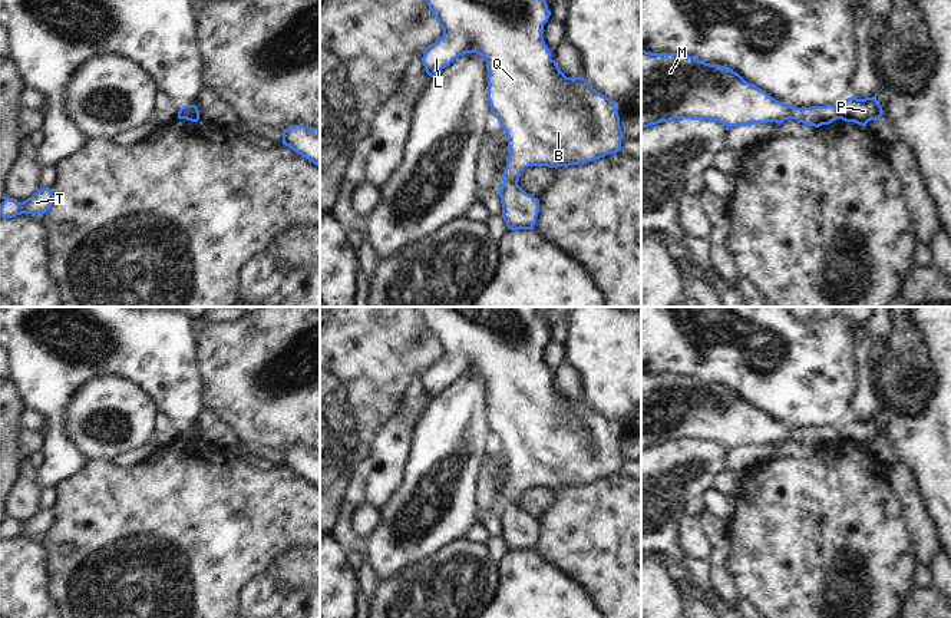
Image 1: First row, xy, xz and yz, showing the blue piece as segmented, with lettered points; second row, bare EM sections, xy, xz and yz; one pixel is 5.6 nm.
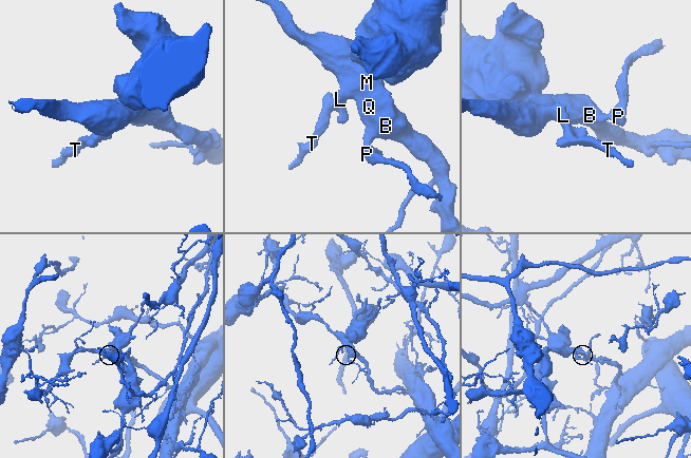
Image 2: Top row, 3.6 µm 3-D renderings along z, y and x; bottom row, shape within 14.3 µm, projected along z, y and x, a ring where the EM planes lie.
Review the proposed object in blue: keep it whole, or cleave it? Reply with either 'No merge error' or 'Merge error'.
Merge error.

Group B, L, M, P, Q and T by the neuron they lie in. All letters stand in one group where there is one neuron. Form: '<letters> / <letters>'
B L M Q T / P

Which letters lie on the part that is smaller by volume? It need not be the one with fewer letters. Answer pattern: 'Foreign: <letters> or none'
Foreign: P.

